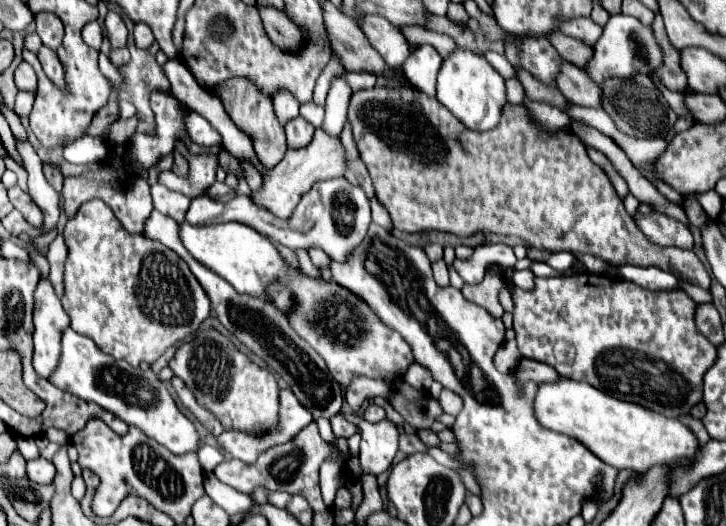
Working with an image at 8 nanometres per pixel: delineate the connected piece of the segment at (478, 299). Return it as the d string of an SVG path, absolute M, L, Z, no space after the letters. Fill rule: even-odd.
M487 274L481 284L473 286L473 288L463 286L461 288L461 294L467 300L471 300L473 304L485 308L493 318L499 318L499 314L503 312L501 306L499 306L499 300L497 300L497 294L499 294L501 288L511 288L511 284L505 282L505 280L501 280L501 278L497 278L497 276Z

